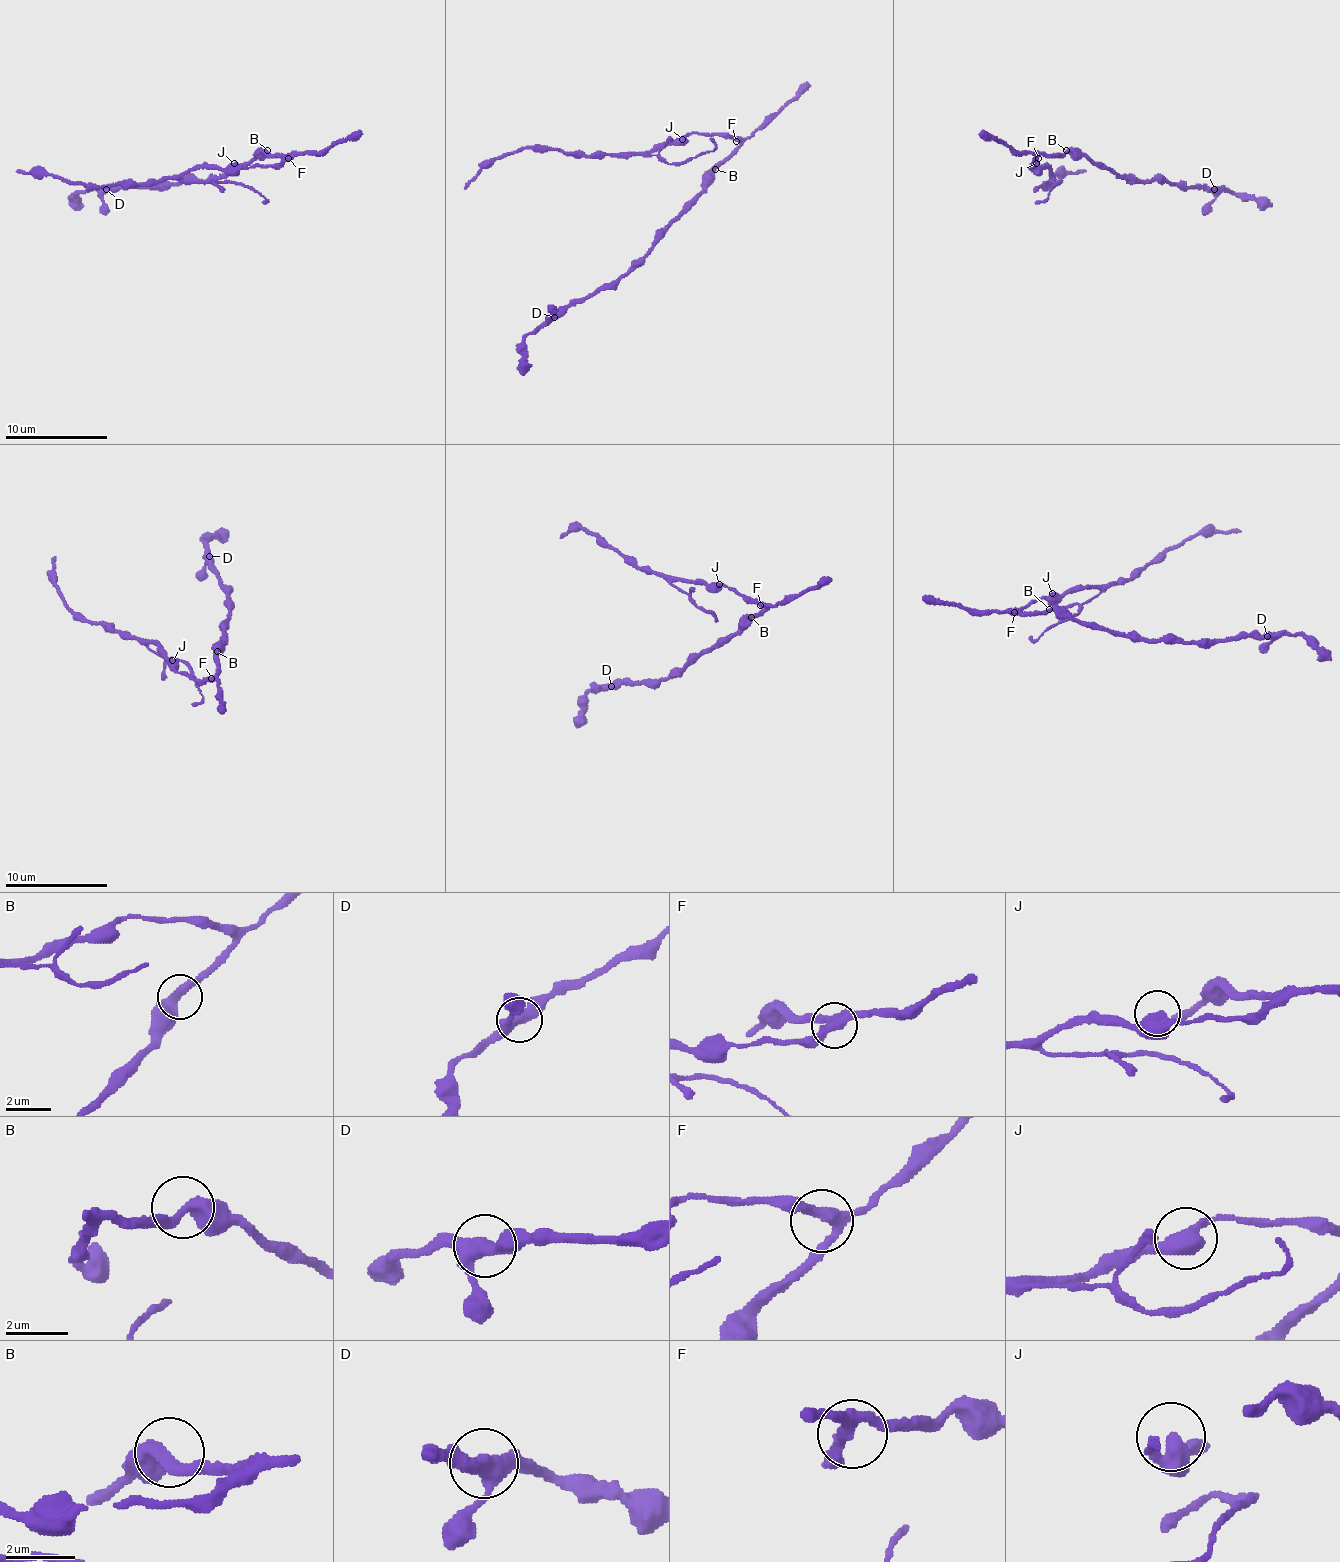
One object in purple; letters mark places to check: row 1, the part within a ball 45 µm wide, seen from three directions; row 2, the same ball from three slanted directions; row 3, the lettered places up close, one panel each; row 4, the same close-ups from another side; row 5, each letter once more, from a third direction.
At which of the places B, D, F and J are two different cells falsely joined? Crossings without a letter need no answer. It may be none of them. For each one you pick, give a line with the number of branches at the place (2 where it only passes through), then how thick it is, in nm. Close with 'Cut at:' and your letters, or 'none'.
Cut at: none

